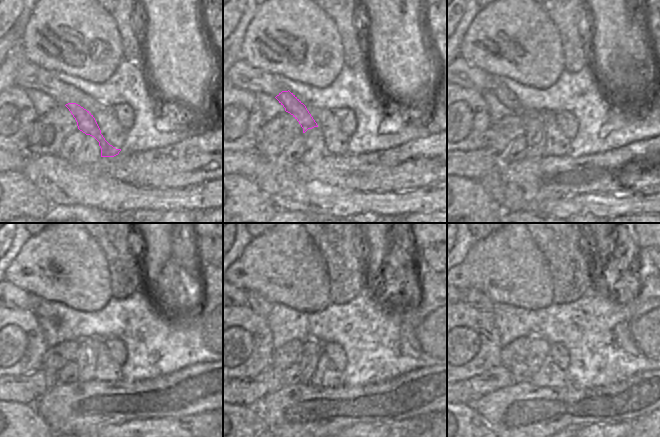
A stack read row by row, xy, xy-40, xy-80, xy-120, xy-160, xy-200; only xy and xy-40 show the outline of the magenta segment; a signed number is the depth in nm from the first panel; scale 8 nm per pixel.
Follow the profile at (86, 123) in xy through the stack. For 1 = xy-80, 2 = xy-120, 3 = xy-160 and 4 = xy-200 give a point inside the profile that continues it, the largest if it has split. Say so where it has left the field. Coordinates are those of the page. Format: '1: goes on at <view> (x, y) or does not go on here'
1: goes on at xy-80 (507, 97)
2: goes on at xy-120 (41, 308)
3: goes on at xy-160 (259, 304)
4: goes on at xy-200 (478, 300)

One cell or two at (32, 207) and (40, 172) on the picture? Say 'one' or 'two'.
two

